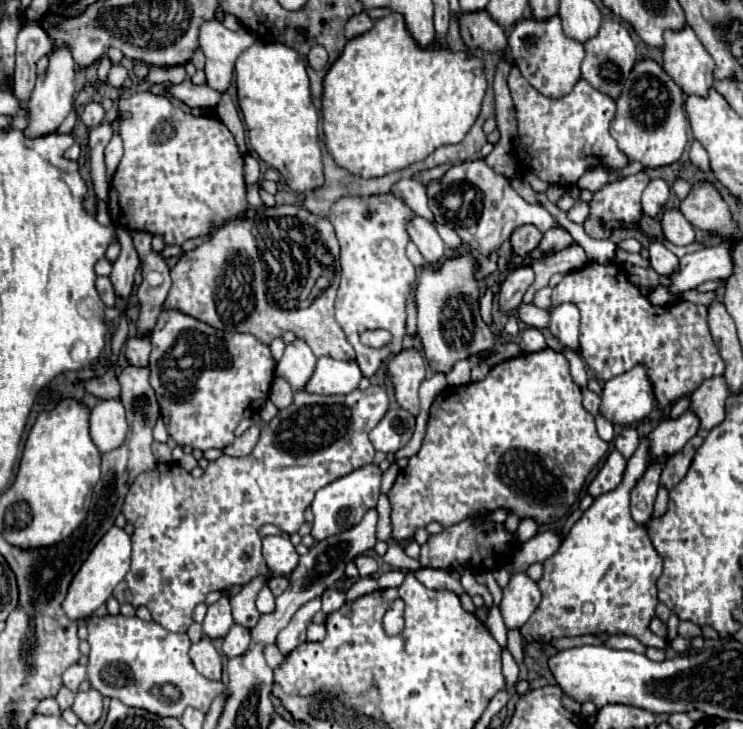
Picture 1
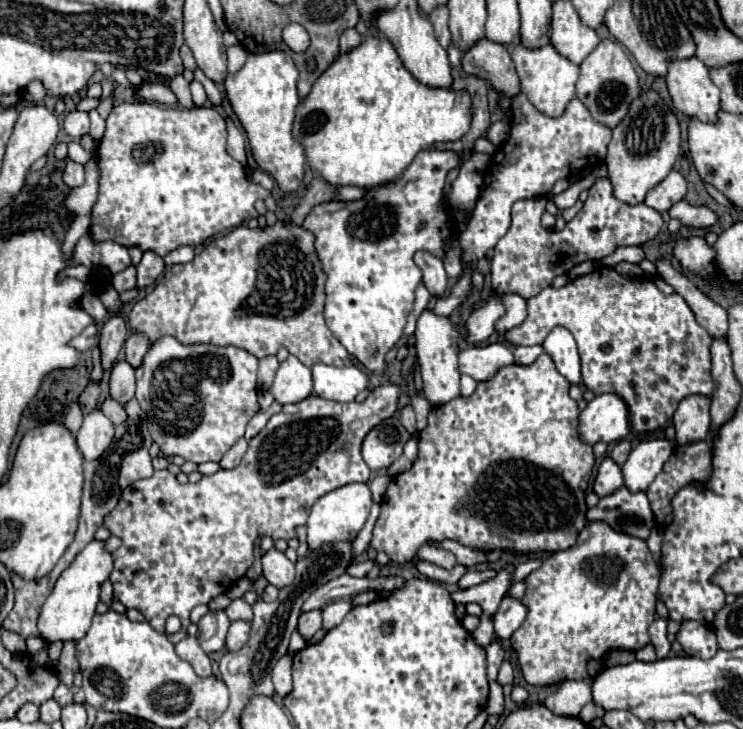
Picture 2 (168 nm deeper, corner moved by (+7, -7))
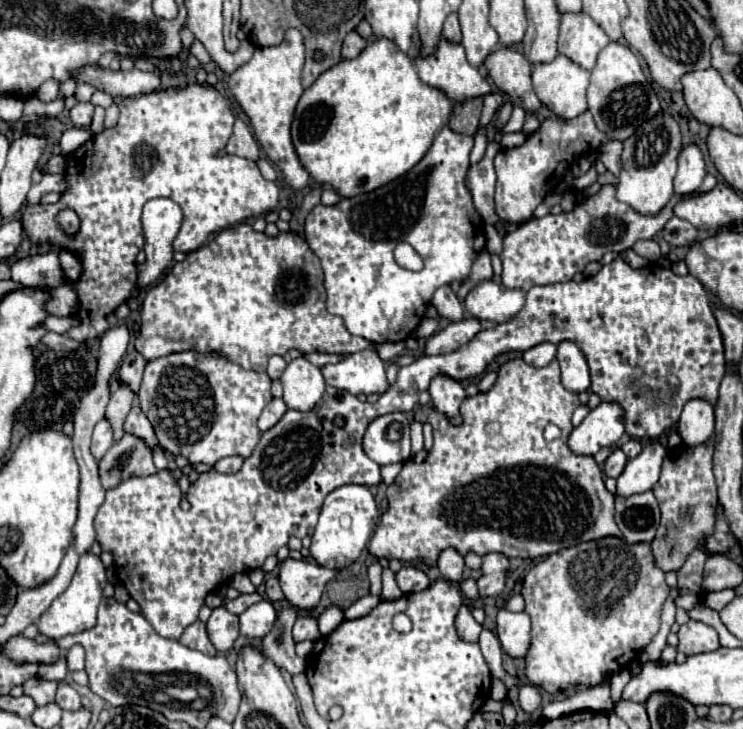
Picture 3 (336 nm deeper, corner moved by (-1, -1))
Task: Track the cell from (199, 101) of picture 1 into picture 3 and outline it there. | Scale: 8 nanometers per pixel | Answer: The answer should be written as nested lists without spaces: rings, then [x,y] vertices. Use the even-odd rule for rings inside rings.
[[[95,66],[83,68],[77,78],[81,82],[91,82],[97,90],[105,90],[111,96],[139,96],[147,92],[155,92],[161,84],[161,78],[157,72],[141,72],[137,68],[129,72],[111,72],[111,70],[99,70]]]

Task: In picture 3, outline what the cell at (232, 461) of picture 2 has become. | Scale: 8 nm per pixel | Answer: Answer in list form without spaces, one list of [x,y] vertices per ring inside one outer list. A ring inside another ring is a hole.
[[[227,456],[227,458],[221,458],[213,468],[217,472],[237,472],[243,464],[243,458],[241,456]]]

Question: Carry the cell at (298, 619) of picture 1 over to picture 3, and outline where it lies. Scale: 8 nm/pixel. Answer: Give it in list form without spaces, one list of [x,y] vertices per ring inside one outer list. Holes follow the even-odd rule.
[[[403,566],[399,572],[395,572],[395,580],[397,580],[397,586],[401,588],[401,592],[405,592],[405,594],[421,592],[429,586],[427,574],[413,566]]]

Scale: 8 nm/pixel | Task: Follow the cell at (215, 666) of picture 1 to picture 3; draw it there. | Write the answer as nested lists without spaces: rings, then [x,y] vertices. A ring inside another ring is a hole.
[[[197,620],[195,624],[191,624],[191,626],[185,628],[185,632],[183,632],[183,636],[181,636],[179,642],[183,642],[187,648],[199,650],[199,652],[203,652],[203,654],[207,654],[207,656],[215,656],[215,654],[217,654],[217,650],[213,648],[213,644],[211,644],[209,638],[207,638],[205,624],[199,622],[199,620]]]

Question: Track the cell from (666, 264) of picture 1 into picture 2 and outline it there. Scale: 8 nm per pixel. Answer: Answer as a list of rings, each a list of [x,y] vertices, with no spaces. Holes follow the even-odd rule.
[[[659,260],[657,262],[659,276],[669,282],[675,292],[679,292],[689,308],[693,310],[697,322],[713,336],[713,338],[725,338],[727,336],[727,310],[723,310],[719,304],[715,304],[711,298],[707,298],[701,290],[697,290],[681,272],[677,272],[671,262]]]

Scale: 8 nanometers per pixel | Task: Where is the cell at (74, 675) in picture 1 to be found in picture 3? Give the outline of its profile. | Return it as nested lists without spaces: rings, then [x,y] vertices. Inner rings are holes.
[[[61,682],[61,686],[57,688],[57,698],[55,702],[63,708],[63,710],[79,710],[81,708],[81,696],[77,694],[77,690],[73,686],[69,686],[67,682]]]

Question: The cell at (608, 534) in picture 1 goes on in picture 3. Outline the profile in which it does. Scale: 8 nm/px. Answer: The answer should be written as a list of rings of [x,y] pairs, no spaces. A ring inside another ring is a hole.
[[[605,536],[591,542],[579,542],[573,548],[559,550],[533,566],[525,580],[521,594],[525,598],[525,612],[531,616],[531,646],[525,656],[525,674],[547,692],[557,692],[575,684],[597,686],[607,674],[625,668],[659,632],[661,608],[669,596],[663,570],[655,564],[649,542],[637,542],[627,548],[623,538]]]

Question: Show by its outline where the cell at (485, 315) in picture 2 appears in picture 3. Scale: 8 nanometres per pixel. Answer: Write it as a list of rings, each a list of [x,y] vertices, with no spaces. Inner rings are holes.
[[[467,318],[467,320],[451,322],[445,330],[433,334],[427,340],[425,354],[447,354],[447,352],[455,352],[461,346],[469,344],[481,330],[483,330],[483,326],[481,326],[481,320],[477,320],[477,318]]]

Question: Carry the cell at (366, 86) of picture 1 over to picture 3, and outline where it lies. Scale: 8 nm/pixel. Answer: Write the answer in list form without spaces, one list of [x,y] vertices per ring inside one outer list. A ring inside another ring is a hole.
[[[375,38],[357,58],[341,60],[303,92],[291,126],[293,146],[303,166],[317,182],[327,182],[339,190],[341,196],[351,198],[385,186],[409,172],[425,156],[439,128],[447,126],[453,108],[455,102],[449,100],[445,92],[421,82],[413,60],[401,52],[395,42]]]

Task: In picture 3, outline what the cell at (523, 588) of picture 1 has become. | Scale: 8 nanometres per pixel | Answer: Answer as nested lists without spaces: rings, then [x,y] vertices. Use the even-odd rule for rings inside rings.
[[[505,608],[497,614],[497,636],[503,650],[517,658],[525,656],[529,650],[529,614],[527,612],[509,612]]]

